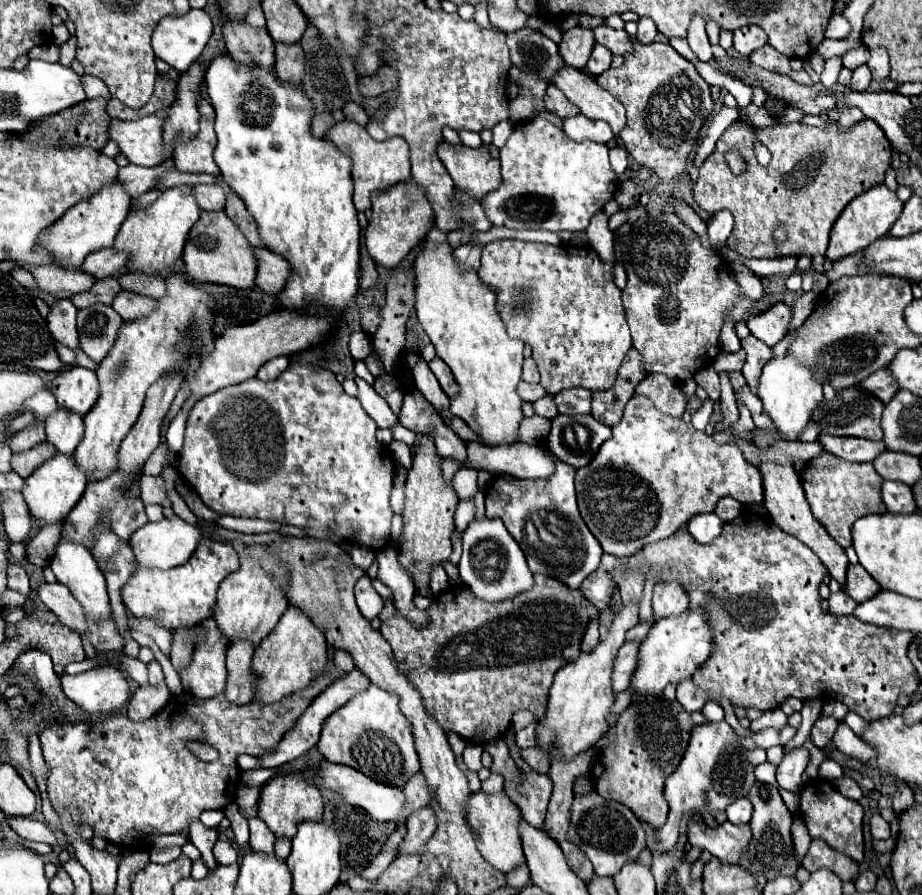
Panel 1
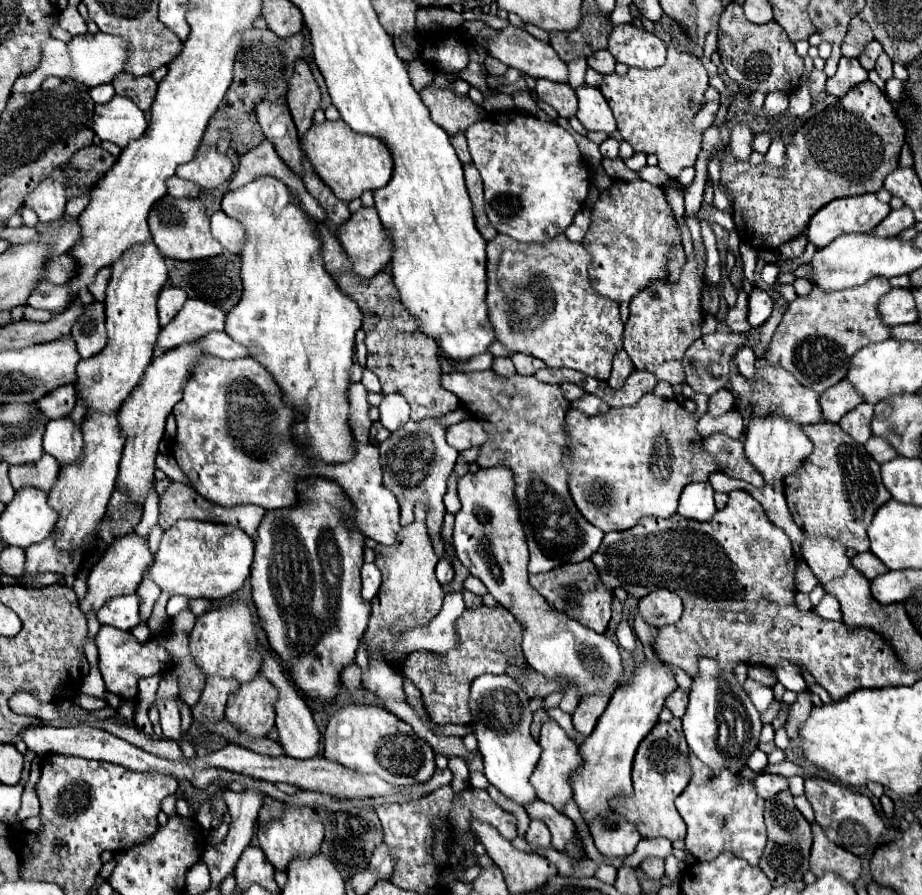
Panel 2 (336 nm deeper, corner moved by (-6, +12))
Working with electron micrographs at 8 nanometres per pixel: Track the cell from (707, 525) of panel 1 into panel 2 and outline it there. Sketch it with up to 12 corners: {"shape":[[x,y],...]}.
{"shape":[[694,482],[680,494],[678,514],[710,520],[716,512],[710,482]]}

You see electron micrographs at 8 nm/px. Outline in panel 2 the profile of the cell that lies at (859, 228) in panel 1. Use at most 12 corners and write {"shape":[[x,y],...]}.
{"shape":[[876,194],[832,200],[806,238],[824,248],[840,234],[872,232],[890,206]]}

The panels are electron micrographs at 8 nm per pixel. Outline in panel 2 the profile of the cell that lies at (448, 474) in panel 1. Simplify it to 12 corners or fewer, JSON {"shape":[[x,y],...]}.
{"shape":[[494,358],[492,370],[500,376],[514,376],[510,358]]}

